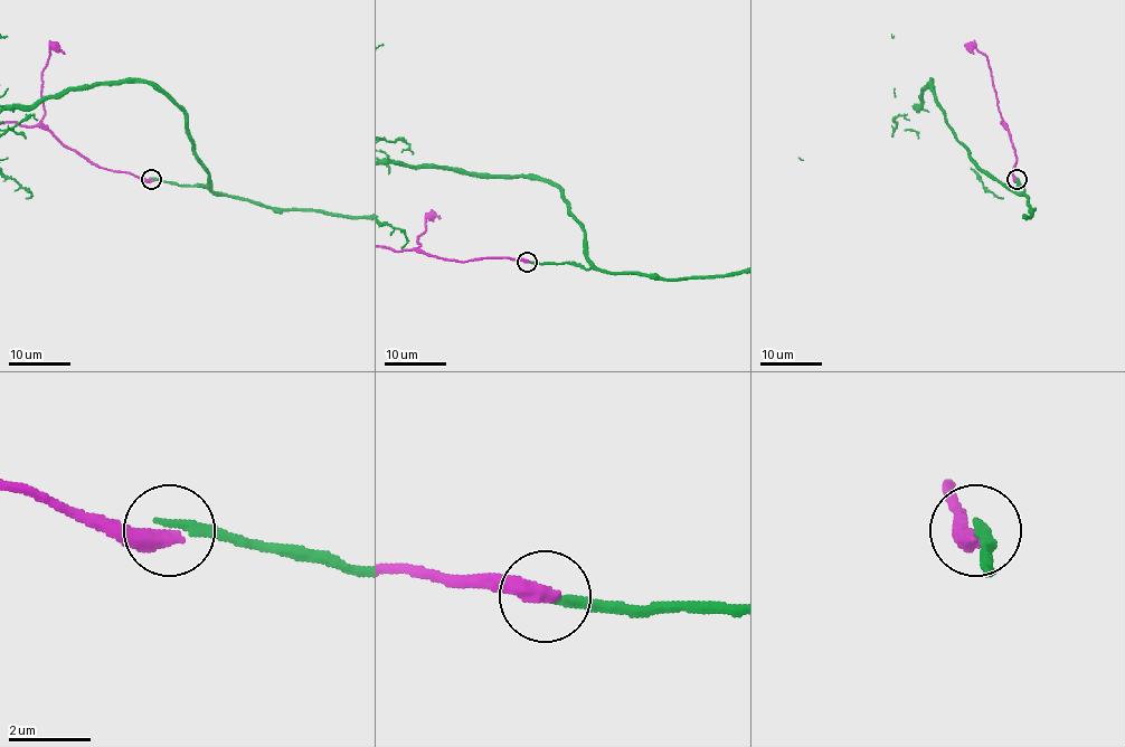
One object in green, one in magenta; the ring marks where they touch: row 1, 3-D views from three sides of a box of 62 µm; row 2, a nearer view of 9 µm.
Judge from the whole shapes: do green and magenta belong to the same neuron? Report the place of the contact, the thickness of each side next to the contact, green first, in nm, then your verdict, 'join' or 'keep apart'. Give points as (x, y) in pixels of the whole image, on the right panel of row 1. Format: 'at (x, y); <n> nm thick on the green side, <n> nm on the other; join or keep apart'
at (1017, 179); 240 nm thick on the green side, 440 nm on the other; keep apart

